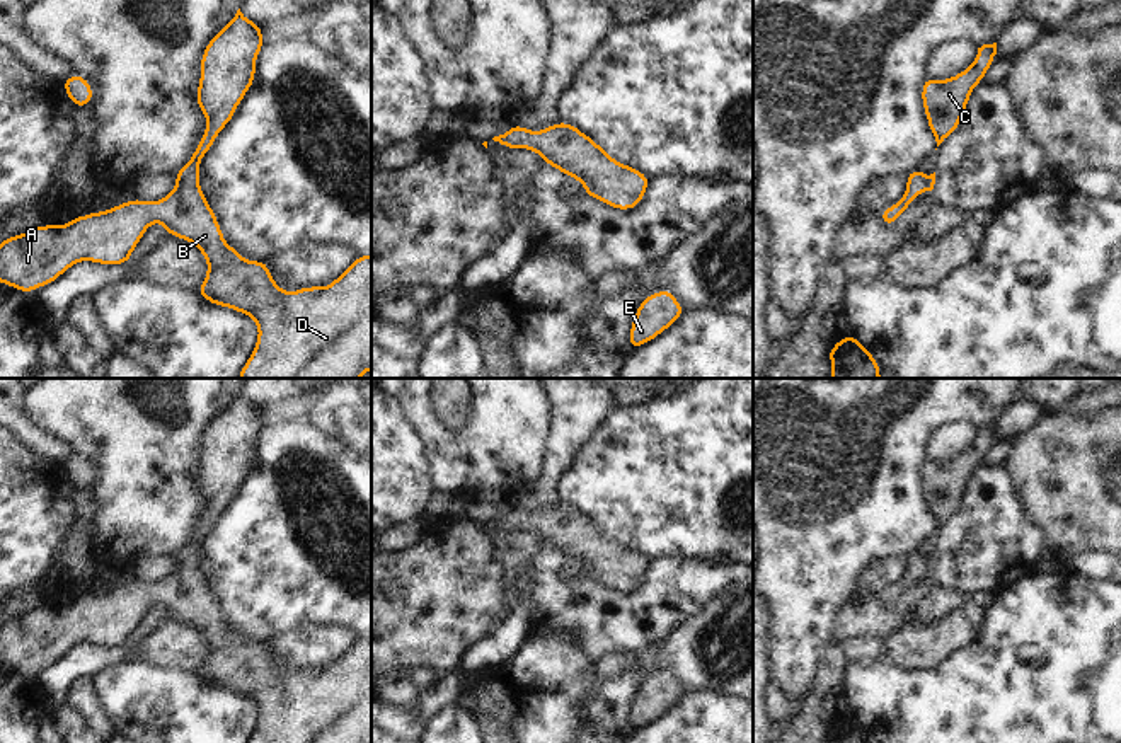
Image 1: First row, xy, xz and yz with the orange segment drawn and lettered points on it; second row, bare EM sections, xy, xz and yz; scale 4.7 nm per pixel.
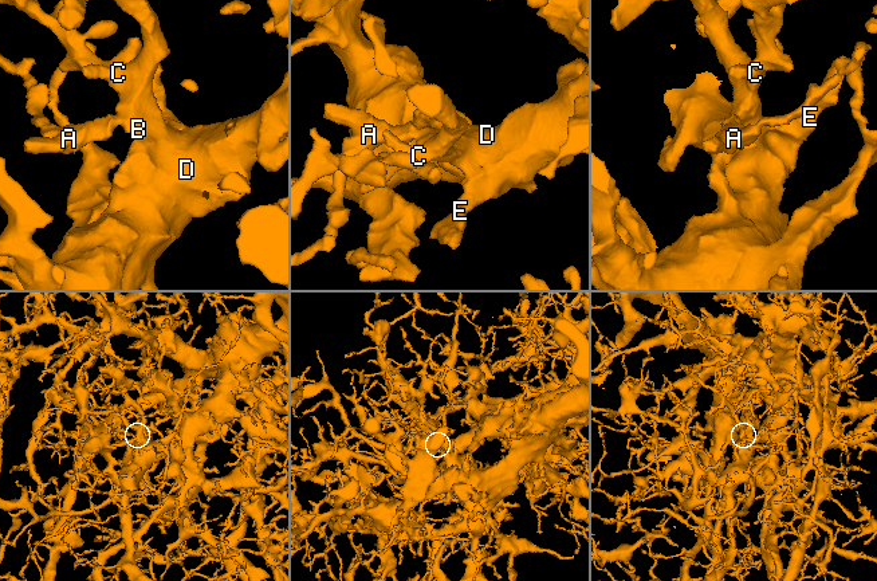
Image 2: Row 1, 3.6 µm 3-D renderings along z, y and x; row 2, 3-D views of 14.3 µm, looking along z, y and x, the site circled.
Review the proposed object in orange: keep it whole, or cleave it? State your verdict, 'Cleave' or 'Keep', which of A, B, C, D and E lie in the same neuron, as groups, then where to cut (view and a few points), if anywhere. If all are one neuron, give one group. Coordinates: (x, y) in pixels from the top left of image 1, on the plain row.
Keep. Groups: A B C D E. No split.

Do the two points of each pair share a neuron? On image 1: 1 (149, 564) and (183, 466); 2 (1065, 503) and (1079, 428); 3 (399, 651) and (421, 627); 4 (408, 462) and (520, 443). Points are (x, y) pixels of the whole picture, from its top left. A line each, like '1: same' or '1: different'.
1: different
2: same
3: same
4: different

